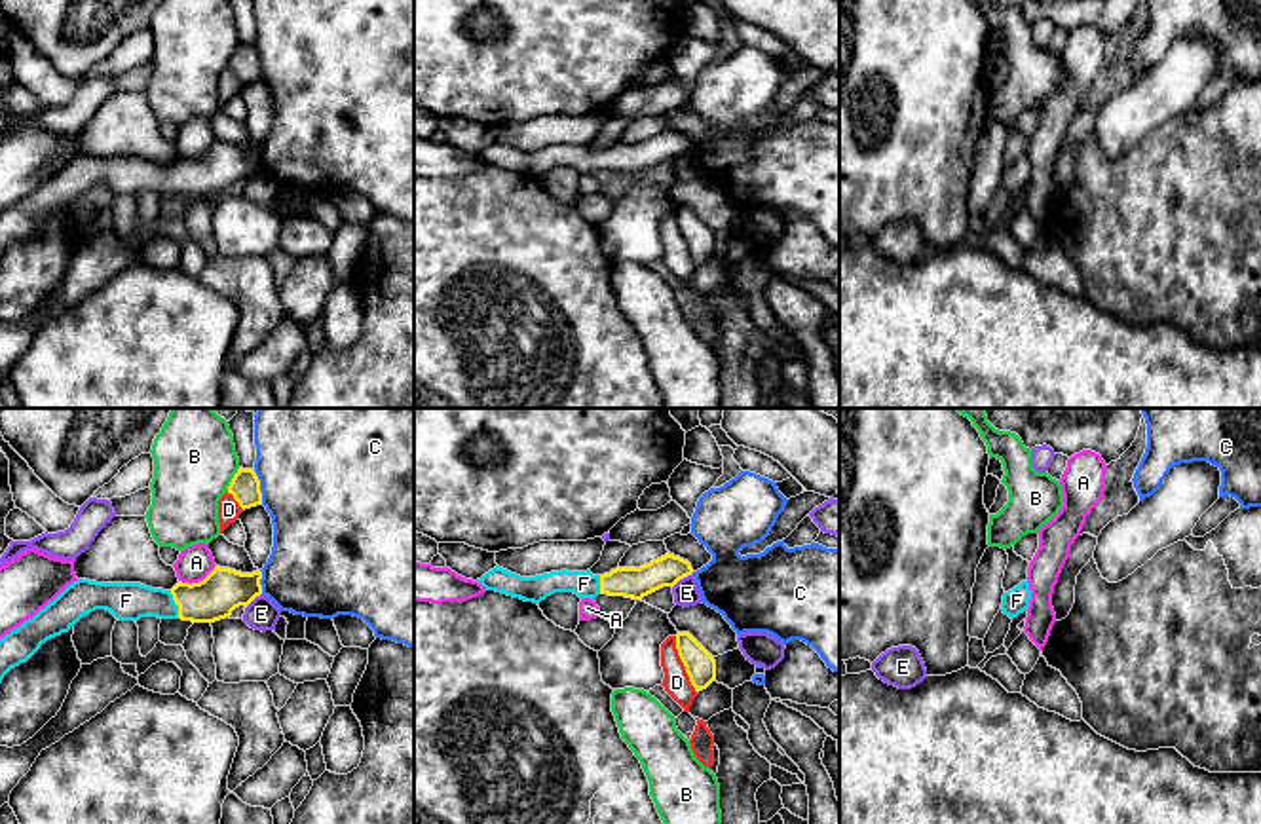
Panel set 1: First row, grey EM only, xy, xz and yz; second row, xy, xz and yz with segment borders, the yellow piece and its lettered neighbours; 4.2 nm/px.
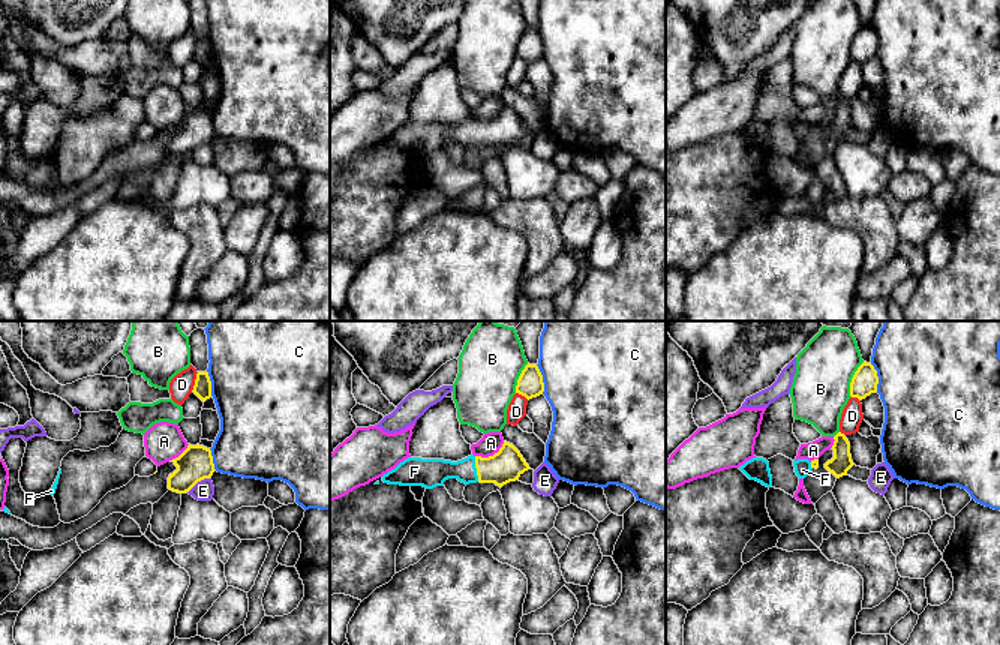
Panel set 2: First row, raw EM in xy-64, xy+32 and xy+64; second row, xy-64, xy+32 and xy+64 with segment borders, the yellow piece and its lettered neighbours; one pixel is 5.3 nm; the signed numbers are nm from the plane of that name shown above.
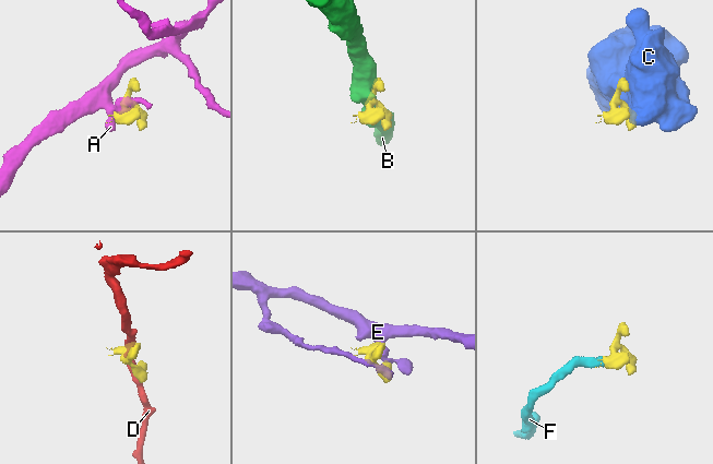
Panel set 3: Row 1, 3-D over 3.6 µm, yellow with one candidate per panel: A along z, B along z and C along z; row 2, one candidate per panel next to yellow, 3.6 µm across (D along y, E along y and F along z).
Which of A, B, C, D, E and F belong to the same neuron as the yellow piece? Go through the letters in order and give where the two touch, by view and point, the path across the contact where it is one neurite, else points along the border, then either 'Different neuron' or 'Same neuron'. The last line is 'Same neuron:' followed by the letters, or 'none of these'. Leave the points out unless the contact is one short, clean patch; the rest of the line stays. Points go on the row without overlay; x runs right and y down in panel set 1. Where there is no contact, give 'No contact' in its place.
A: Touches yellow at xy (200, 156). Boundary: xy (215, 139), (198, 156), (179, 156). Different neuron
B: Touches yellow at xy (232, 54). Boundary: xy (240, 42), (226, 65). Different neuron
C: Touches yellow at xy (259, 61). Different neuron
D: Touches yellow at xz (684, 240). Different neuron
E: Touches yellow at xz (682, 152). Different neuron
F: Touches yellow at xy (175, 177). Path across: xy (213, 173), (206, 177), (175, 177), (126, 175). Same neuron
Same neuron: F

